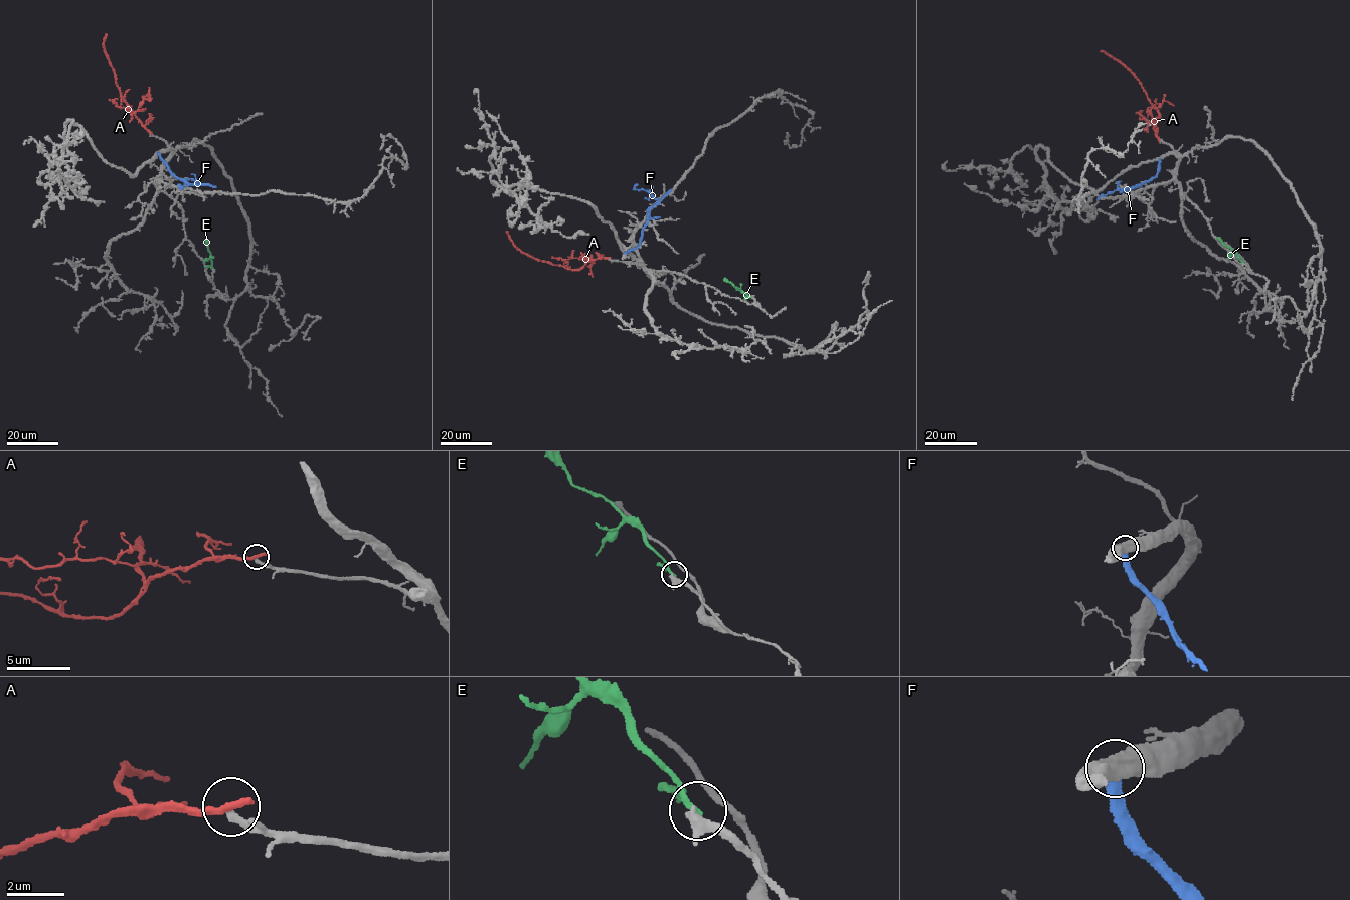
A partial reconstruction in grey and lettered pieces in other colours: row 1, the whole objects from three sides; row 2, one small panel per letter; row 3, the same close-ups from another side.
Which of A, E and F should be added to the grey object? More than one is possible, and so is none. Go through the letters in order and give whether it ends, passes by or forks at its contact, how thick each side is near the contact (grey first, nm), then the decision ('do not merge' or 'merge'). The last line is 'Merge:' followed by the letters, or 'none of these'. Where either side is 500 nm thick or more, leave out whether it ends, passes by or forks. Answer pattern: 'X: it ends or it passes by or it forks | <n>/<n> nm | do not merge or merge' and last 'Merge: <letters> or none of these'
A: it ends | 280/340 nm | do not merge
E: it passes by | 300/160 nm | do not merge
F: 550/400 nm | do not merge
Merge: none of these

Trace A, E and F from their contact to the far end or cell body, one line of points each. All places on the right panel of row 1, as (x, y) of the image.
A: (1159, 139), (1155, 128), (1159, 114), (1140, 81), (1126, 66), (1101, 50)
E: (1243, 263), (1218, 237)
F: (1159, 158), (1154, 177), (1128, 191), (1118, 189), (1108, 192), (1099, 199)

